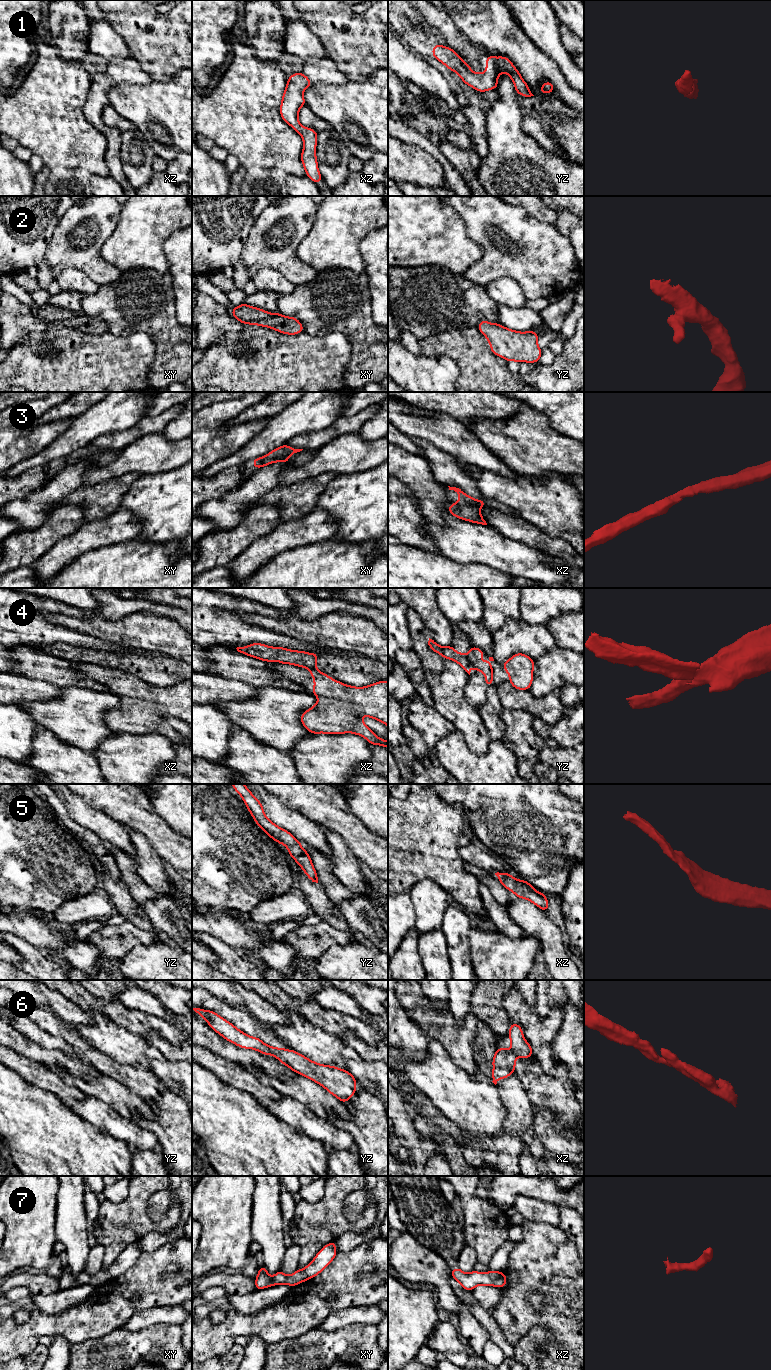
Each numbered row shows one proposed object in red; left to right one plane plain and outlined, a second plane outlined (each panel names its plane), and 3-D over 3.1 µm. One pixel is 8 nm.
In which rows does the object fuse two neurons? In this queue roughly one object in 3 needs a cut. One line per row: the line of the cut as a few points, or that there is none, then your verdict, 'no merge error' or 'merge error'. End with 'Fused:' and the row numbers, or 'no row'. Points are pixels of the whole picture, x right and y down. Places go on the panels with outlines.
1: no cut; no merge error
2: no cut; no merge error
3: no cut; no merge error
4: cut in xz along (309, 668), (316, 669); merge error
5: no cut; no merge error
6: no cut; no merge error
7: no cut; no merge error
Fused: 4

